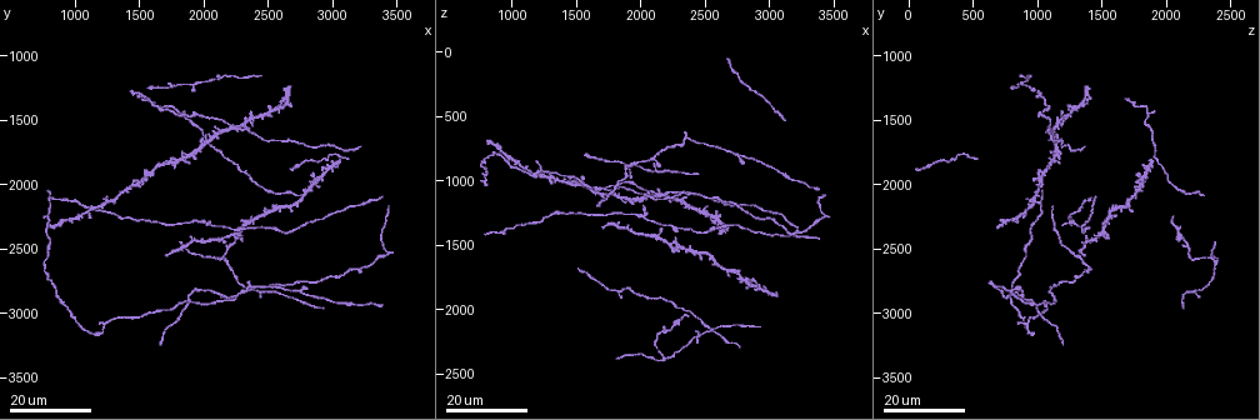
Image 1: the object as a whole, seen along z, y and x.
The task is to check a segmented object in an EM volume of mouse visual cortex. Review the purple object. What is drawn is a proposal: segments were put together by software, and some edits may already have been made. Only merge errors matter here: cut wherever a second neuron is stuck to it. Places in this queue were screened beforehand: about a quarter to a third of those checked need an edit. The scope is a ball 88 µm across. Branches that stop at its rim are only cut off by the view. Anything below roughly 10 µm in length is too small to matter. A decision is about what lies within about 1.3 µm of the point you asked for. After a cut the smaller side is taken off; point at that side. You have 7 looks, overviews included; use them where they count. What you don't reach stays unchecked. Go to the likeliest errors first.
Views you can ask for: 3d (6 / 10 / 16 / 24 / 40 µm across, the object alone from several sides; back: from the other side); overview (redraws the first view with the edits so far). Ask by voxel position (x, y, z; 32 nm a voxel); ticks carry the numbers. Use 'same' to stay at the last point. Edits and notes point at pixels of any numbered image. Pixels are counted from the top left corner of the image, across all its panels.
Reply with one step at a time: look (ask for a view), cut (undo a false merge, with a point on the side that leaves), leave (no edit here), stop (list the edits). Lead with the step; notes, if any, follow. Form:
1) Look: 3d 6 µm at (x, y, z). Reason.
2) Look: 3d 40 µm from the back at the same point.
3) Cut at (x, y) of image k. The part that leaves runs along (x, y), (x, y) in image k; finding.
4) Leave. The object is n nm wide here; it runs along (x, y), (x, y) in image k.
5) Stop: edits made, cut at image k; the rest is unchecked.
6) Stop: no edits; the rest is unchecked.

Look: 3d 24 µm at (1300, 2140, 980). Branch point.

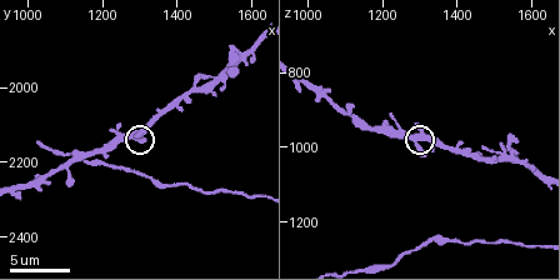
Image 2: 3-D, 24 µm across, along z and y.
Look: 3d 10 µm at the same point. Zoom in.

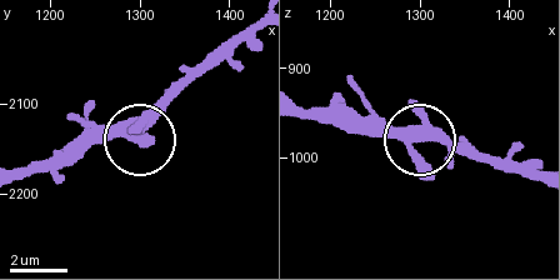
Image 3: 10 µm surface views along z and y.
Leave. It runs along (303, 108), (353, 113), (404, 134), (465, 141) in image 3; continuous, no second neuron.

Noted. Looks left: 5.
Look: 3d 24 µm at (1860, 2920, 1000).

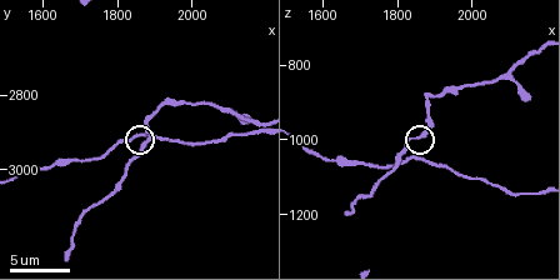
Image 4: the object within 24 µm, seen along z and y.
Look: 3d 10 µm at (1870, 2930, 990).

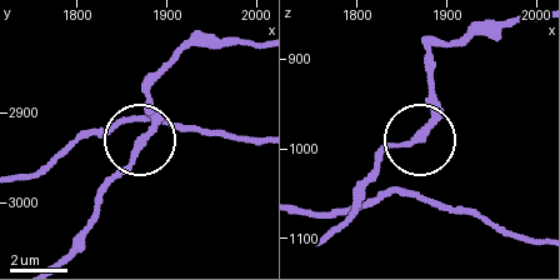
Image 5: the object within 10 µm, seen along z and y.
Look: 3d 10 µm from the back at (1870, 2930, 985).

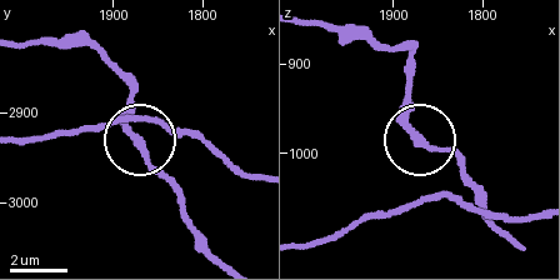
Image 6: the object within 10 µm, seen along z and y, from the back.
Leave. The object is 220 nm wide here; it runs along (538, 214), (495, 215), (430, 194), (423, 139), (456, 156) in image 6; continuous, no second neuron.

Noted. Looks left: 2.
Look: 3d 24 µm at (2180, 2480, 2180). Side arm on a straight run.

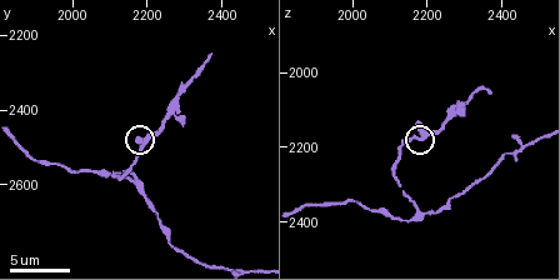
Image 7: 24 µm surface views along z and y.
Look: 3d 6 µm at (2190, 2490, 2170). Closer look.

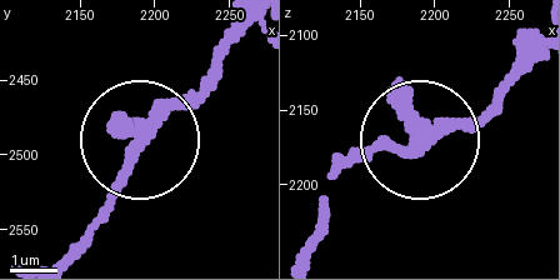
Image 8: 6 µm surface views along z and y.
Leave. The object is 240 nm wide here; one neuron here.

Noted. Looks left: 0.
Stop: no edits; the rest is unchecked.

